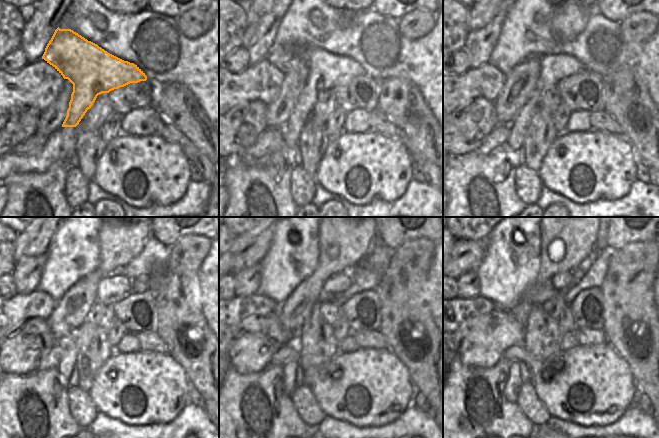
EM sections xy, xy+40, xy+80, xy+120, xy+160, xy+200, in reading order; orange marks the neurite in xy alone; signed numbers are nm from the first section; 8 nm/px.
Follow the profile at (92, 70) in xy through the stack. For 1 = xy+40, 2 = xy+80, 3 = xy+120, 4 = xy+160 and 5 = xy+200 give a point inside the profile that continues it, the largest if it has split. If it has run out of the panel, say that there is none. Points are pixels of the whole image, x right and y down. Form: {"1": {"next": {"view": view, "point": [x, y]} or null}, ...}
{"1": {"next": {"view": "xy+40", "point": [326, 70]}}, "2": {"next": {"view": "xy+80", "point": [554, 68]}}, "3": {"next": {"view": "xy+120", "point": [111, 289]}}, "4": {"next": {"view": "xy+160", "point": [339, 282]}}, "5": {"next": {"view": "xy+200", "point": [561, 281]}}}

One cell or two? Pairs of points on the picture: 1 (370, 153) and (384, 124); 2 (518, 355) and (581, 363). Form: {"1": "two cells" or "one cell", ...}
{"1": "two cells", "2": "one cell"}

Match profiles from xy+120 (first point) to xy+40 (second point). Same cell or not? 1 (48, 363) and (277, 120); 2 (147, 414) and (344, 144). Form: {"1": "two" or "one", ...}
{"1": "two", "2": "one"}

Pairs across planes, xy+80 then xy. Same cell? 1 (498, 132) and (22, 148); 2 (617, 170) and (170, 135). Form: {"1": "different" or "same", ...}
{"1": "same", "2": "different"}

